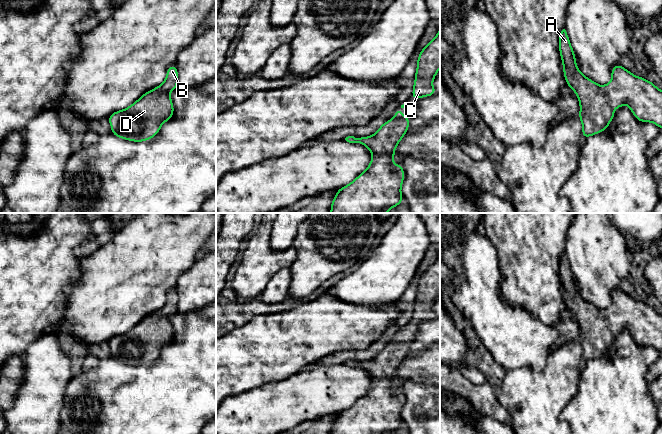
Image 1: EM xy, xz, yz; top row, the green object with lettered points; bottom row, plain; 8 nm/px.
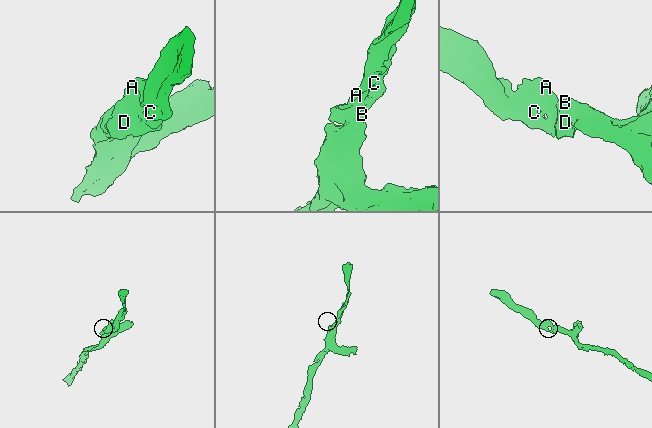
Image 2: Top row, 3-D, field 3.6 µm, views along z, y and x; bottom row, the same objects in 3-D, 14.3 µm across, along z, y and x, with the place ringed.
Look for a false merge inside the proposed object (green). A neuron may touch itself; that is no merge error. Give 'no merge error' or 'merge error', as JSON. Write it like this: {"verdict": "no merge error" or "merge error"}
{"verdict": "no merge error"}

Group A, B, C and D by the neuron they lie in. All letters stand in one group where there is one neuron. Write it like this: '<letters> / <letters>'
A B C D

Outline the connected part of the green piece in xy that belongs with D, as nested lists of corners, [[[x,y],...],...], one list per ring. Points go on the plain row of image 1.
[[[175,289],[168,291],[166,303],[160,310],[144,317],[128,332],[108,340],[112,358],[133,366],[155,361],[161,349],[173,340],[169,316],[178,312],[178,299]]]

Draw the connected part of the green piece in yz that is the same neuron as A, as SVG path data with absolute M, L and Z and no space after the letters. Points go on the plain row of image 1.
M565 253L559 260L559 274L566 307L579 323L583 363L605 355L615 340L613 333L623 328L629 330L638 345L652 346L662 353L662 314L654 307L617 288L611 294L611 305L605 310L598 309L577 292Z

